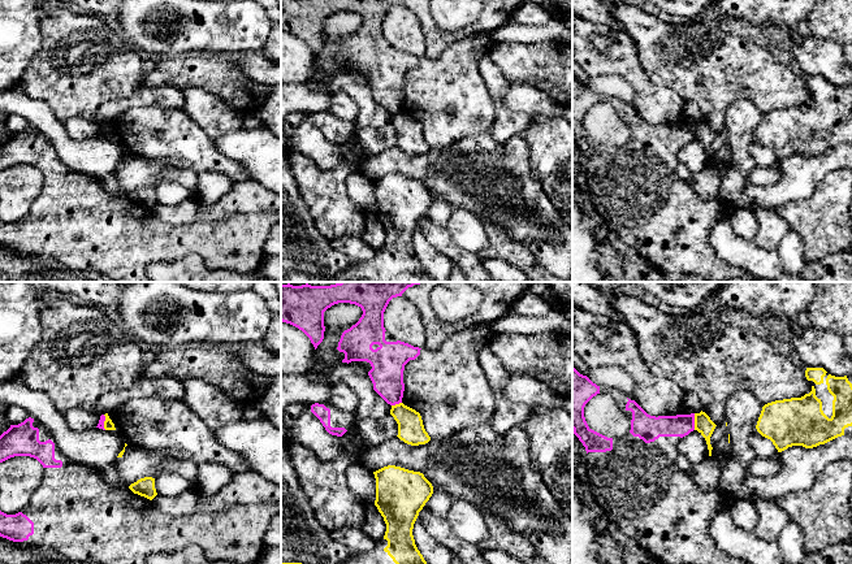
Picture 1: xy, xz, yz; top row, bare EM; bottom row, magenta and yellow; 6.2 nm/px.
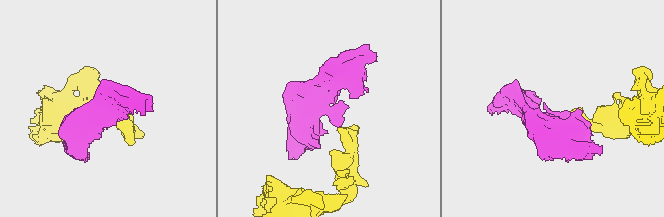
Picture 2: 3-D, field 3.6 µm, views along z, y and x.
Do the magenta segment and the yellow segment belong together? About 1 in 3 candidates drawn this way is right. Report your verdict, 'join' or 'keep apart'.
keep apart

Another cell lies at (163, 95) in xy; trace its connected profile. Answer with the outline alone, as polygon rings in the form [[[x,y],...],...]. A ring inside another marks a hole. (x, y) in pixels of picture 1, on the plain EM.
[[[142,82],[131,96],[104,103],[96,112],[96,122],[101,125],[127,109],[152,105],[183,109],[185,97],[182,90],[169,84],[148,86]]]

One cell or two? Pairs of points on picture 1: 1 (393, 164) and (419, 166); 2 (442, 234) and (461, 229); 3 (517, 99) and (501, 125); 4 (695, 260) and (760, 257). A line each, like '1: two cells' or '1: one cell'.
1: one cell
2: two cells
3: two cells
4: two cells

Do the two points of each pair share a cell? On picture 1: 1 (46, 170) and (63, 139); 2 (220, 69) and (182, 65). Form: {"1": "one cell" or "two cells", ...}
{"1": "two cells", "2": "one cell"}

